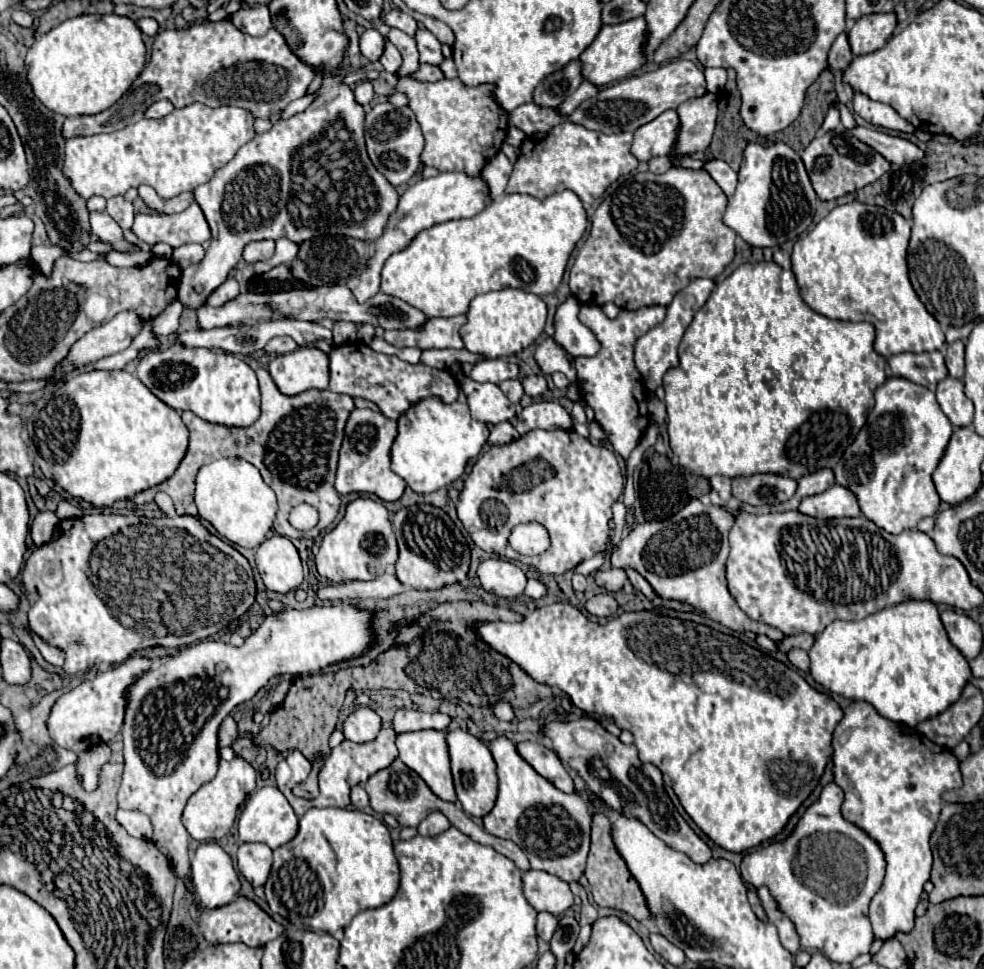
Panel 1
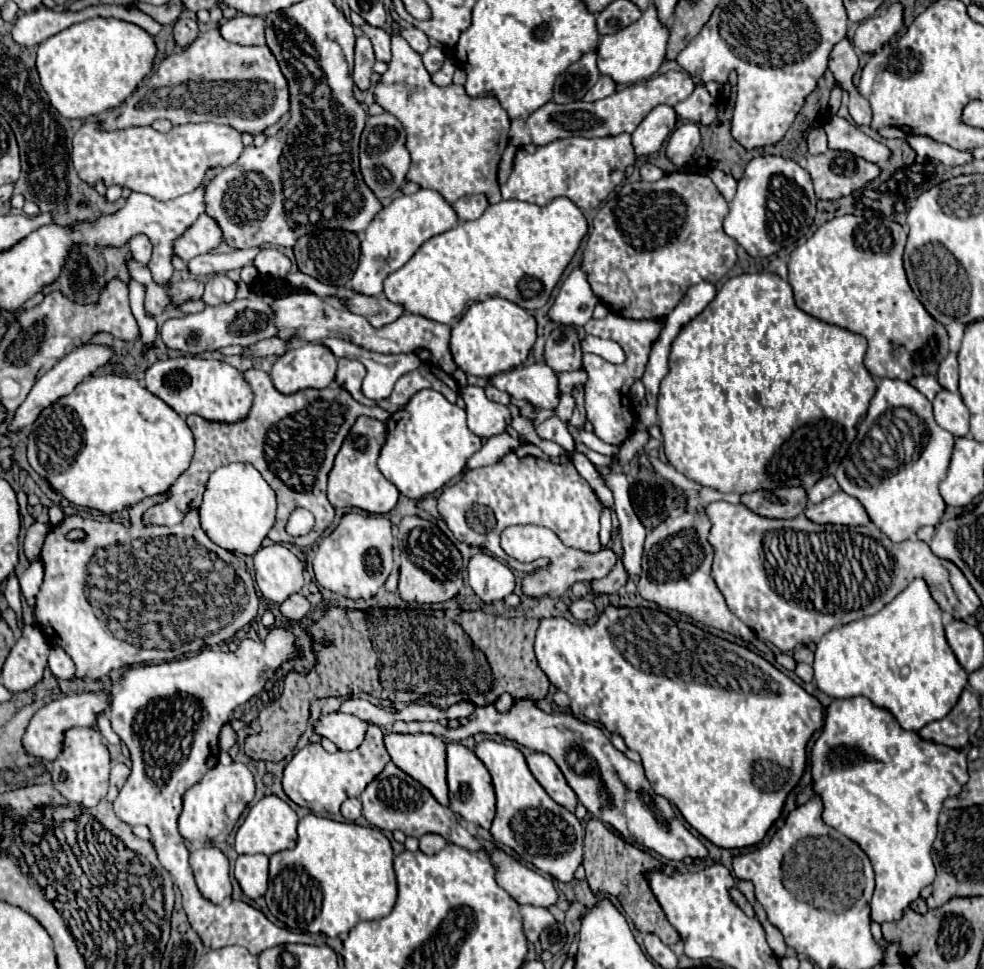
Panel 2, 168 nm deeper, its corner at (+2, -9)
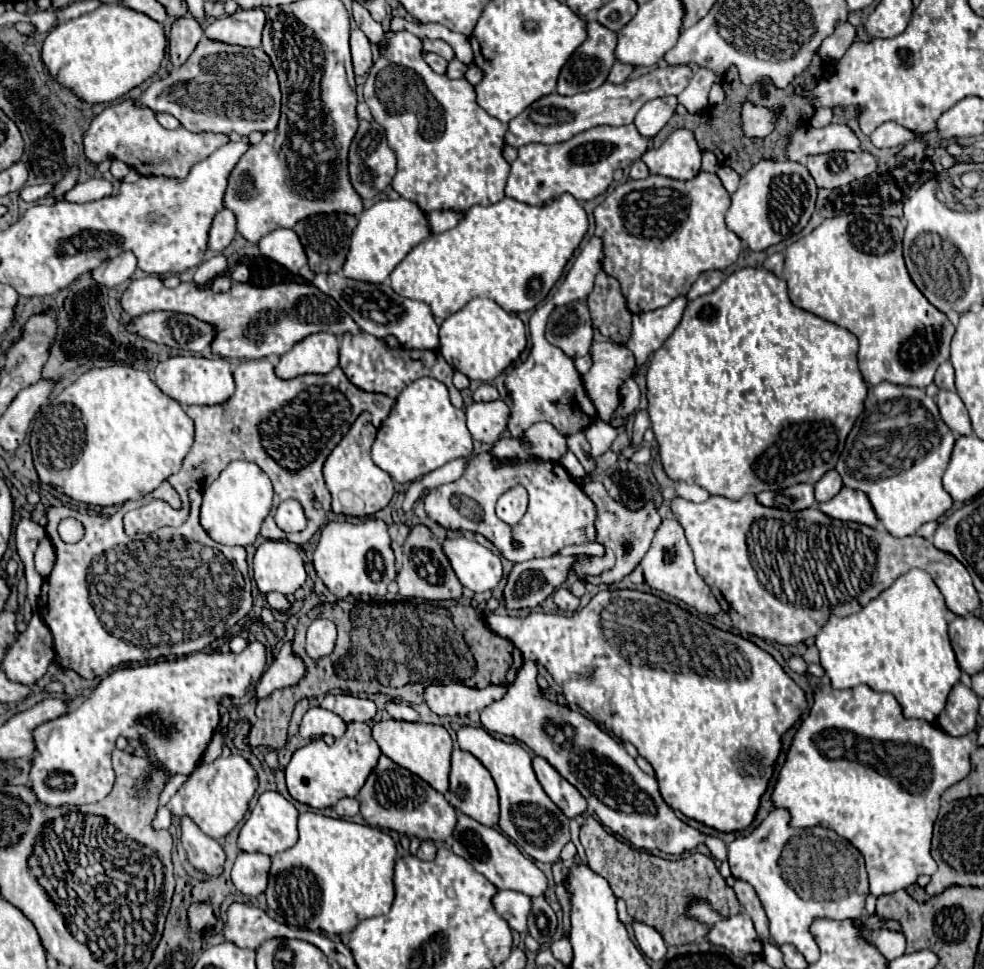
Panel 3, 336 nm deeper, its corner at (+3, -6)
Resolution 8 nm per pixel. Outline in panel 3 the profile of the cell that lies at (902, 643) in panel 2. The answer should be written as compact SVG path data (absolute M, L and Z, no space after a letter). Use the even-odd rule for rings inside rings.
M911 569L897 577L885 591L871 599L859 613L847 617L831 615L827 625L817 633L817 649L821 653L821 665L835 689L849 689L857 685L869 685L879 693L893 693L901 703L905 717L935 721L943 711L951 687L959 681L961 669L947 637L947 607L941 591L931 575L923 569Z

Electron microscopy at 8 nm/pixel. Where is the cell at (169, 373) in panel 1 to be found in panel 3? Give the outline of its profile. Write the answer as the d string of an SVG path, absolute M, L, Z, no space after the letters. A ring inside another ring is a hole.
M169 357L167 361L157 365L155 383L165 395L179 401L181 405L223 403L235 391L231 365L223 357L213 357L213 359L205 359L205 357Z

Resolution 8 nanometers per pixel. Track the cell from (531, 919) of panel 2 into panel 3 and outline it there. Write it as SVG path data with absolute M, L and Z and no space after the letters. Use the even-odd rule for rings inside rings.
M497 889L491 903L511 929L519 933L527 931L527 911L531 911L531 897L517 893L517 891Z

